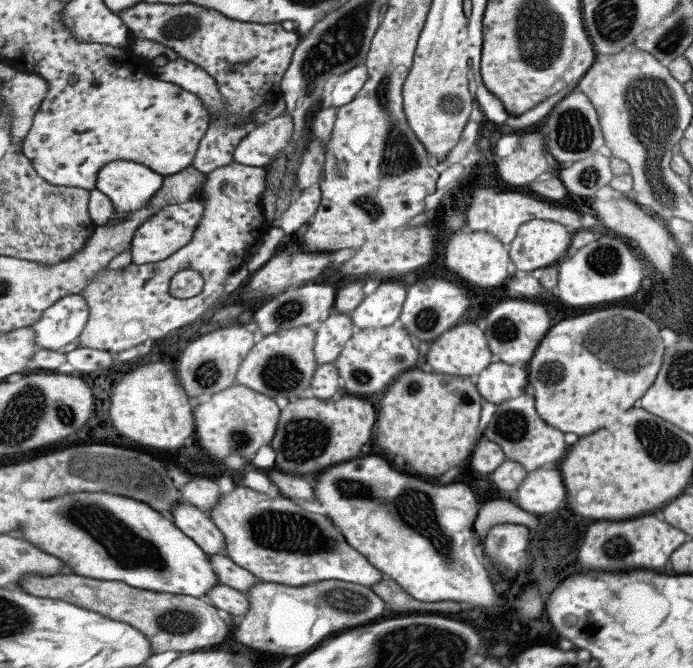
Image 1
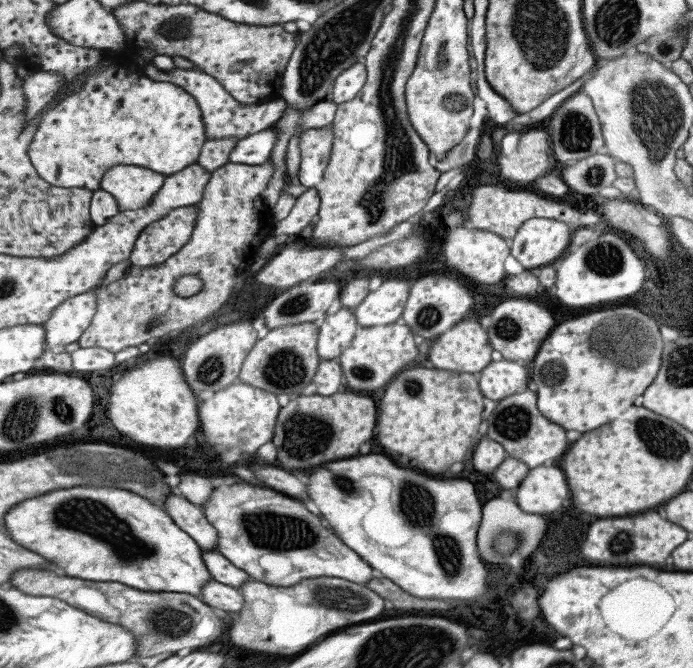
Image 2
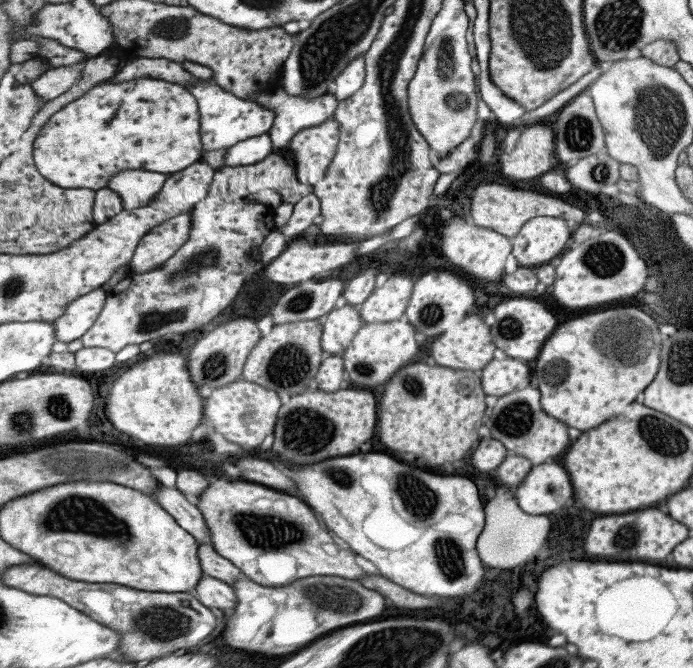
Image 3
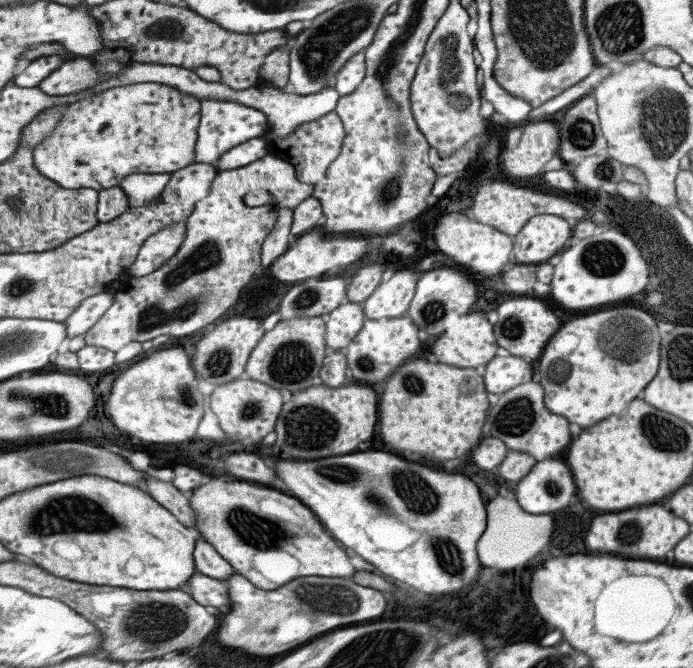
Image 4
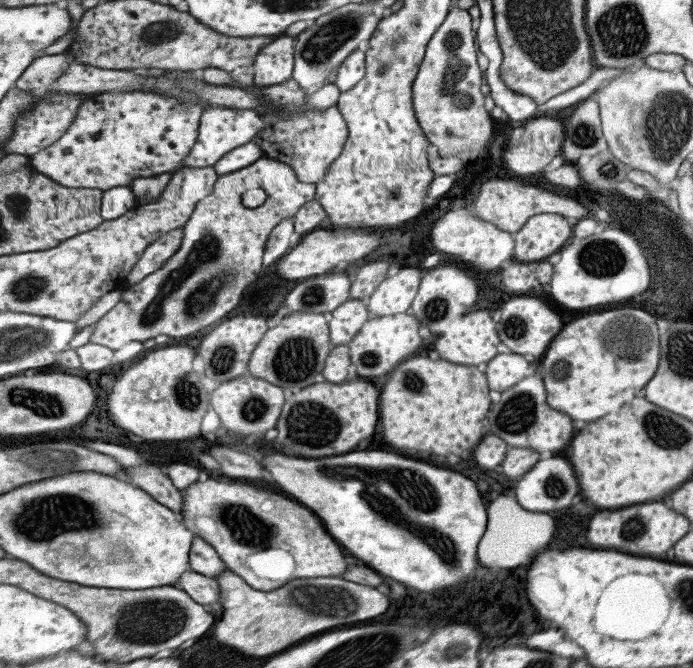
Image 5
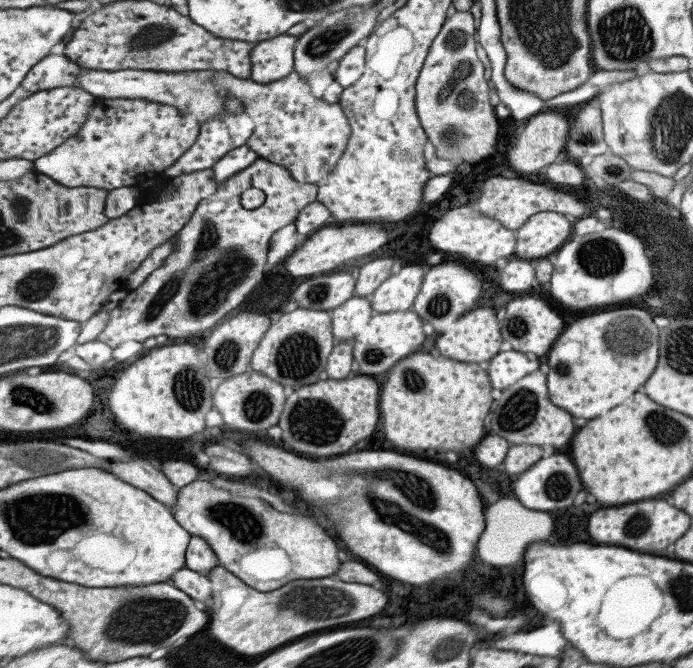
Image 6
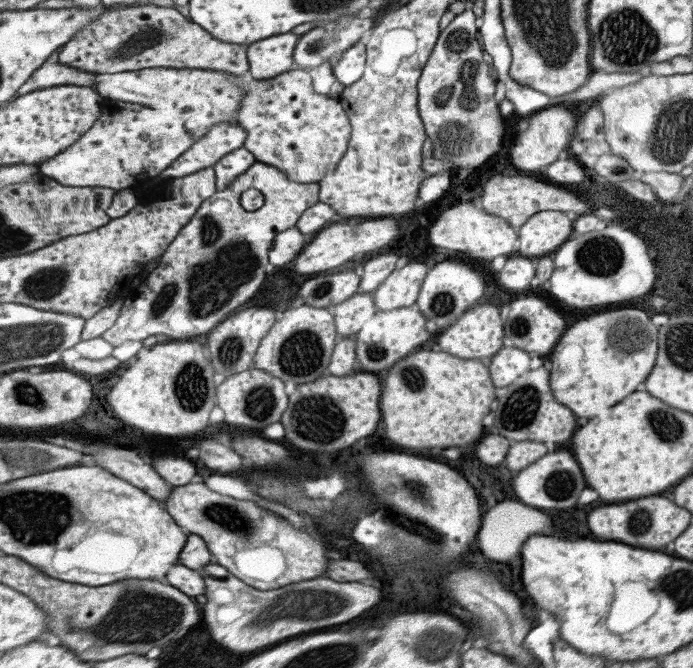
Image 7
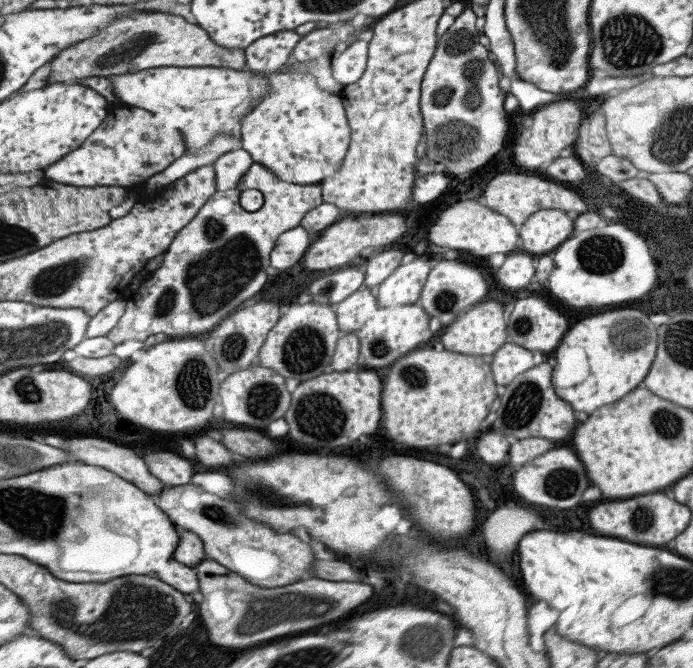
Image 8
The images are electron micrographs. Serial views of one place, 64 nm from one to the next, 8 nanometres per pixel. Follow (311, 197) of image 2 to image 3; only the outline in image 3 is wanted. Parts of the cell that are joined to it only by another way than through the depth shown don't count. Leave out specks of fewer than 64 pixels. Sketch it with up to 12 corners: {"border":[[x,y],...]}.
{"border":[[315,193],[294,205],[281,227],[289,243],[311,233],[322,219]]}

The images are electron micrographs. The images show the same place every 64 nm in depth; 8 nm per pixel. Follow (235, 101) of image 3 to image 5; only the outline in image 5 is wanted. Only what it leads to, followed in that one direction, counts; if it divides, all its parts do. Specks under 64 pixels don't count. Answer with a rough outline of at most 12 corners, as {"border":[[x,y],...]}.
{"border":[[207,107],[183,167],[215,167],[253,141],[253,109]]}

